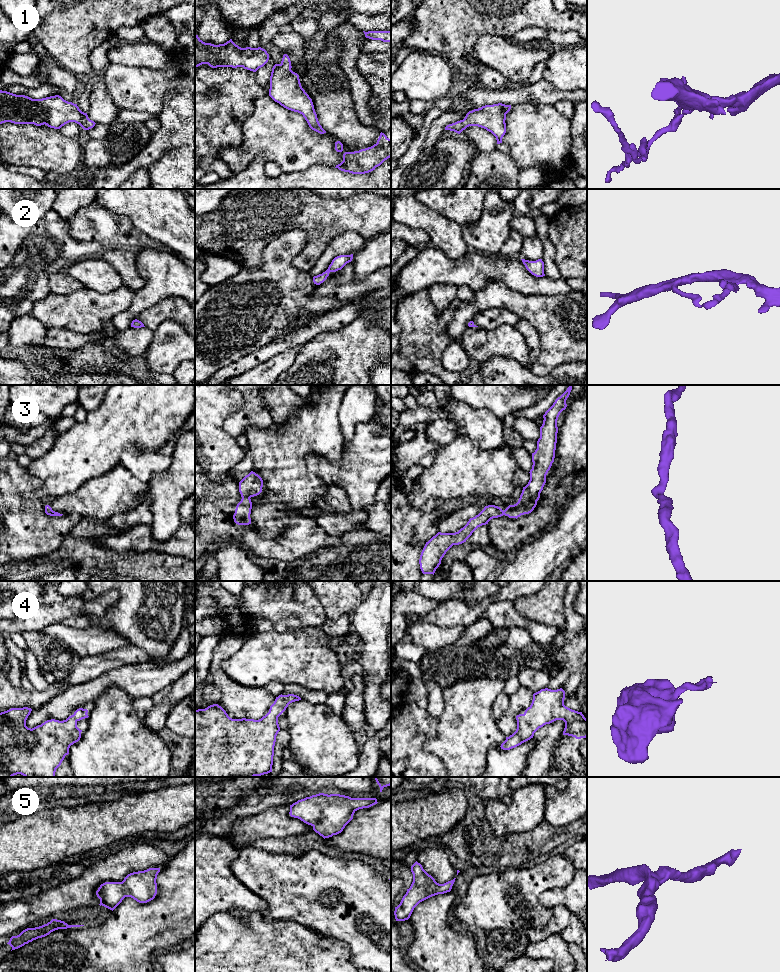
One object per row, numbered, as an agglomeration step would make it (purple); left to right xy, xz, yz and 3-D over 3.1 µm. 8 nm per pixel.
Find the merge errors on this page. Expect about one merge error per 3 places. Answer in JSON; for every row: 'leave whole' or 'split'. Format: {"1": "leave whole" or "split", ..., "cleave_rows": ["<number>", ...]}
{"1": "leave whole", "2": "leave whole", "3": "leave whole", "4": "leave whole", "5": "leave whole", "cleave_rows": []}

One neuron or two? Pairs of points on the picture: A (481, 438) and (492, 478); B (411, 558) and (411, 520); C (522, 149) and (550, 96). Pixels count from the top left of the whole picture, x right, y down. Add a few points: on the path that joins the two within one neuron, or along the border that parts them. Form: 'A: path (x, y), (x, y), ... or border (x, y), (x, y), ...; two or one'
A: border (465, 435), (481, 449), (497, 449), (506, 444); two
B: path (403, 549), (403, 529); one
C: border (522, 102), (551, 104), (553, 106); two

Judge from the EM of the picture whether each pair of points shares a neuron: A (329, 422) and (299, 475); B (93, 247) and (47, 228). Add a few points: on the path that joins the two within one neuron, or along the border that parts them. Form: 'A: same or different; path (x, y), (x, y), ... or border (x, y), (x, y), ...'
A: same; path (316, 435), (299, 452), (299, 462)
B: same; path (81, 247), (65, 247), (58, 240)

